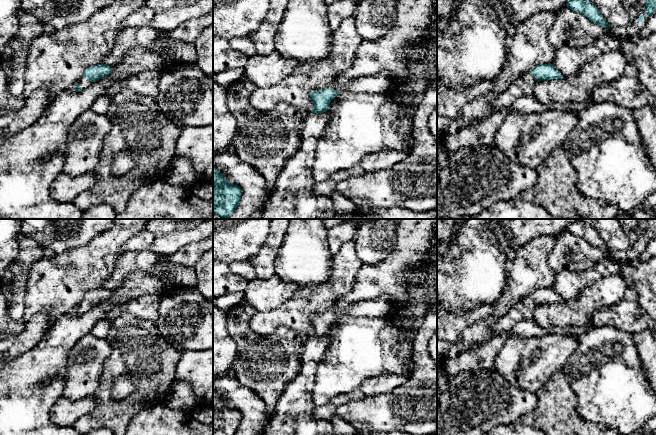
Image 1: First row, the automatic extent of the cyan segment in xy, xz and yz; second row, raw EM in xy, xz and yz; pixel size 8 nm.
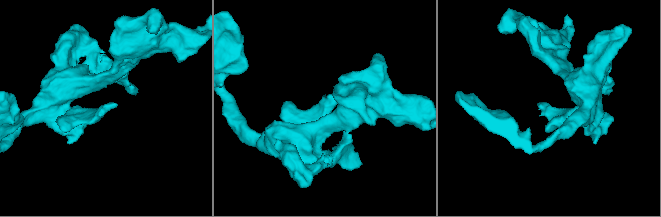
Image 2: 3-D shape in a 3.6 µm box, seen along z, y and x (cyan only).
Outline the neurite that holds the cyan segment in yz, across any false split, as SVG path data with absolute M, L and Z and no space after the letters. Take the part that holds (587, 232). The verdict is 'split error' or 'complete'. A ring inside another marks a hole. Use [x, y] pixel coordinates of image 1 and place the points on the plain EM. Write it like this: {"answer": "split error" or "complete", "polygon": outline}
{"answer": "complete", "polygon": "M574 222L570 223L566 230L571 234L583 238L587 241L591 246L598 248L607 253L610 252L610 249L603 241L599 233L589 224L583 222Z"}

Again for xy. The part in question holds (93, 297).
{"answer": "split error", "polygon": "M103 287L87 291L84 294L82 302L76 307L74 314L82 315L93 306L100 304L102 301L109 299L113 294L113 291L105 289Z"}

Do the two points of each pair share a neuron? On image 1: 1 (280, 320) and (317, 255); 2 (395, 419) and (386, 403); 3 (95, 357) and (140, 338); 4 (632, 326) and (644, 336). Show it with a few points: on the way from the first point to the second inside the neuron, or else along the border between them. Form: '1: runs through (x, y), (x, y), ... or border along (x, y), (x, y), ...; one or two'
1: border along (323, 281), (317, 285), (300, 287); two
2: runs through (395, 415), (388, 407); one
3: border along (106, 338), (110, 354), (101, 373); two
4: border along (645, 329), (633, 334); two

